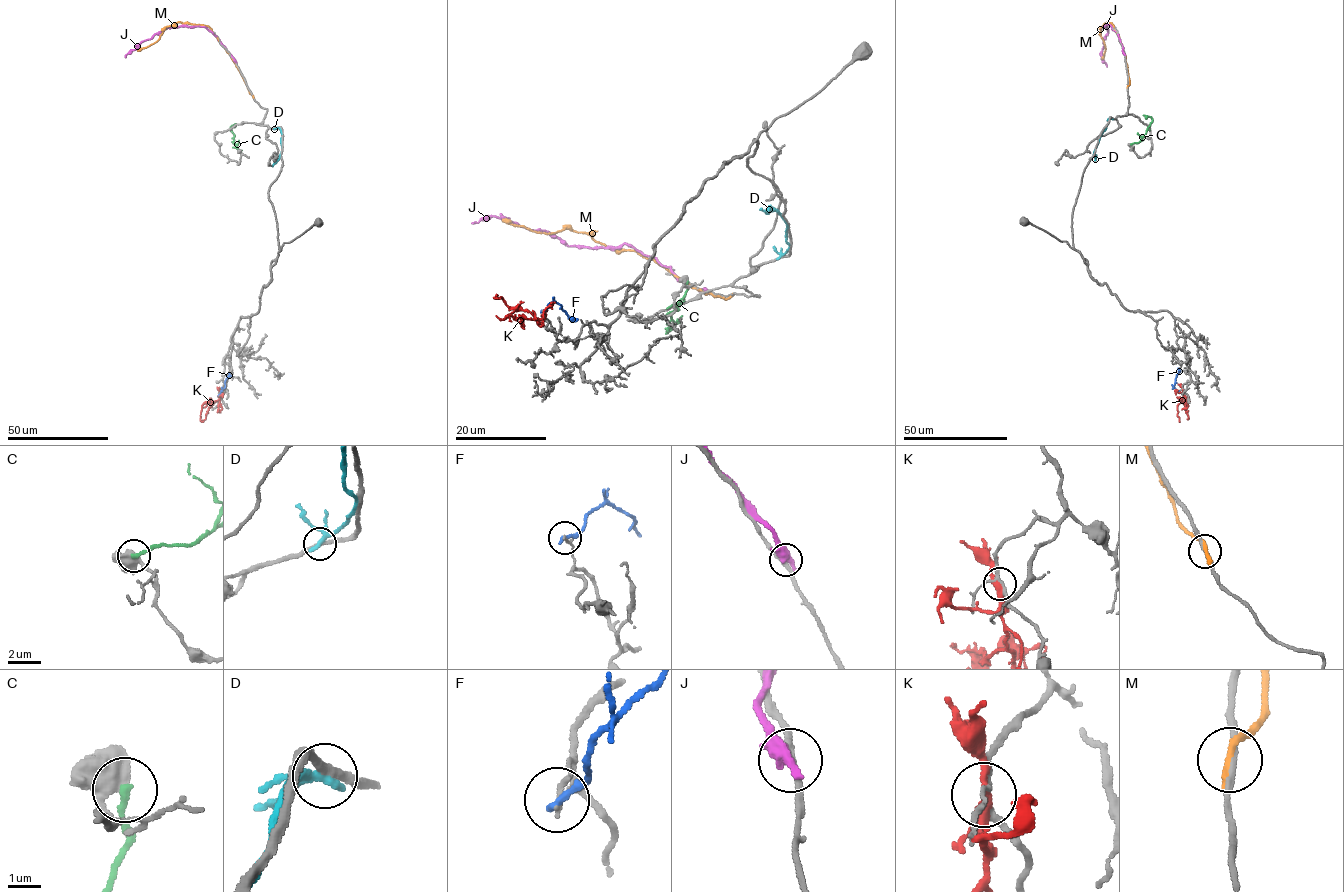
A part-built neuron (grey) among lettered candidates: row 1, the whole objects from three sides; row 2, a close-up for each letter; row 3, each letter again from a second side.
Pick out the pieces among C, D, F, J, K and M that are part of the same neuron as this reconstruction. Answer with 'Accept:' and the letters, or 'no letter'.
Accept: no letter

